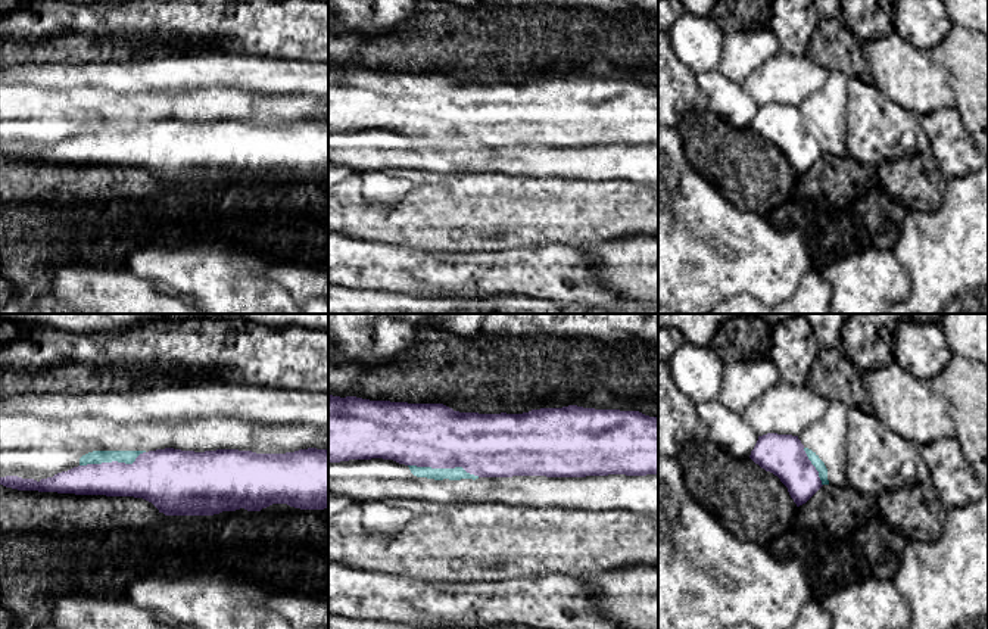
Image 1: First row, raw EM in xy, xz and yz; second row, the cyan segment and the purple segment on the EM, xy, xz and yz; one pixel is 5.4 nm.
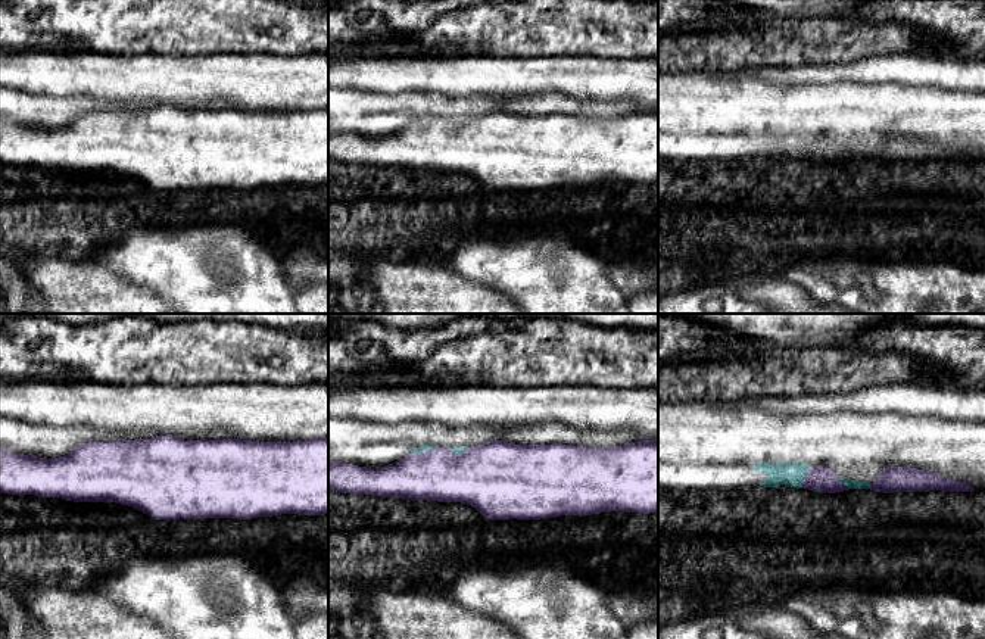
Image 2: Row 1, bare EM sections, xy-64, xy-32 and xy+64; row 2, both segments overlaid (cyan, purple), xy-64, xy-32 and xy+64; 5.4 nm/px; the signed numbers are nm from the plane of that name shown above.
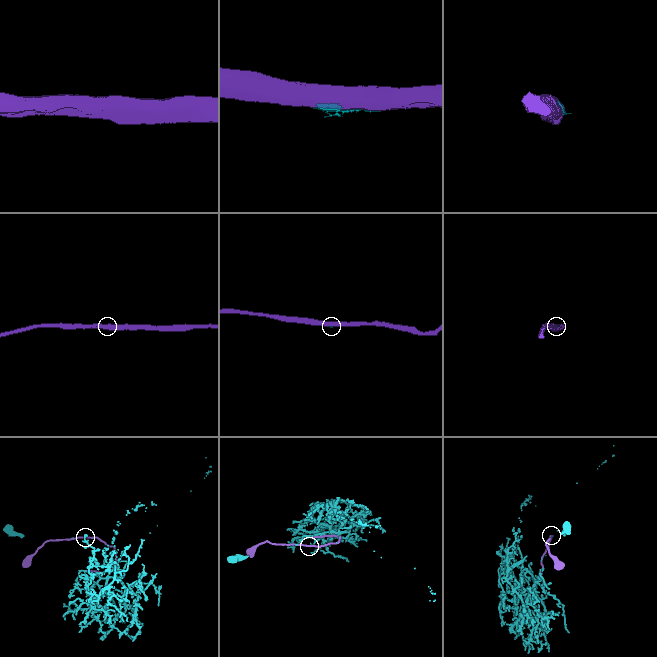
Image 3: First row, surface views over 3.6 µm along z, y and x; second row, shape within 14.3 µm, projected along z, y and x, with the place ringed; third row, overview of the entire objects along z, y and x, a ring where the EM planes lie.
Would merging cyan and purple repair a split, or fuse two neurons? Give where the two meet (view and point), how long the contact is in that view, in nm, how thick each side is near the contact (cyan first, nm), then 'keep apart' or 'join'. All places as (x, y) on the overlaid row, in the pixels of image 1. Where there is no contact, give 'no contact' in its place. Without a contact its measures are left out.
meets cyan in xz at (443, 469); contact 400 nm long; 70 nm thick on the cyan side, 360 nm on the other; keep apart

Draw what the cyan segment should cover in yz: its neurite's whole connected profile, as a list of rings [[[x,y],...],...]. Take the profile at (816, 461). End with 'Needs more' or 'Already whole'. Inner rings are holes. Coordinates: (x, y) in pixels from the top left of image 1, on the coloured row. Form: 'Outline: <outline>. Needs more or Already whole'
Outline: [[[829,402],[825,415],[798,435],[822,485],[847,485],[848,420],[850,408],[845,404]]]. Needs more

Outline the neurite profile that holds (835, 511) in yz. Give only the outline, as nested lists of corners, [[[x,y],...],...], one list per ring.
[[[823,485],[805,504],[797,508],[800,520],[811,530],[829,538],[844,538],[857,529],[869,514],[873,498],[844,486]]]

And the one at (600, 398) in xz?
[[[590,387],[586,393],[577,396],[571,392],[557,392],[551,398],[545,399],[548,408],[562,408],[568,405],[577,405],[583,408],[595,410],[620,410],[635,411],[636,402],[629,398],[618,398],[610,393],[605,387]]]

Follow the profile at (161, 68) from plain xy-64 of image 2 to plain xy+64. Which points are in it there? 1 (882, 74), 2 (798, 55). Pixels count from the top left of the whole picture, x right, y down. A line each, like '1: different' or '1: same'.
1: same
2: different

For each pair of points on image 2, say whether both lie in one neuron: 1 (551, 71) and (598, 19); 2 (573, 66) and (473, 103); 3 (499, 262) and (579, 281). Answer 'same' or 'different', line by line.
1: different
2: different
3: same

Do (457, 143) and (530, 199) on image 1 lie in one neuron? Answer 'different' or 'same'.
different

